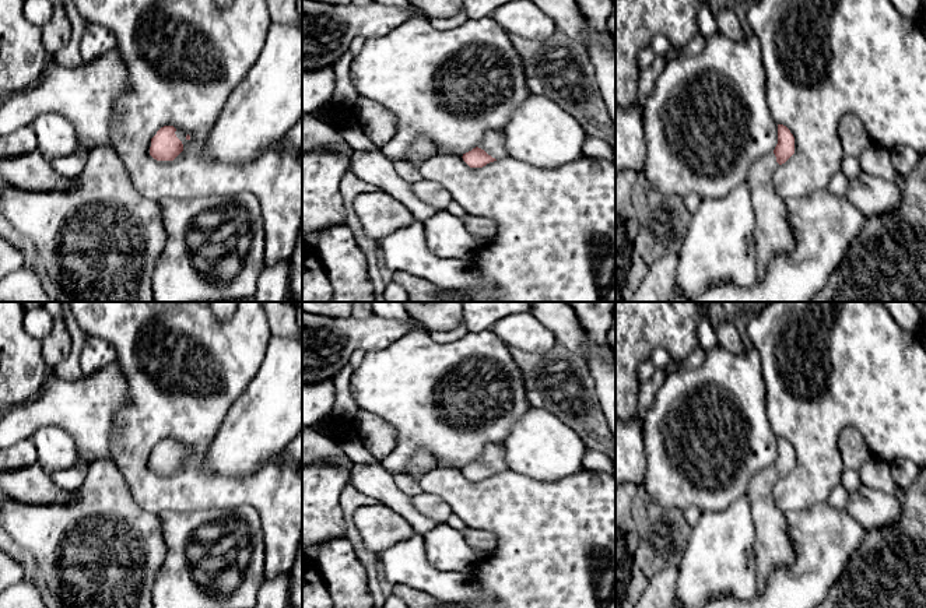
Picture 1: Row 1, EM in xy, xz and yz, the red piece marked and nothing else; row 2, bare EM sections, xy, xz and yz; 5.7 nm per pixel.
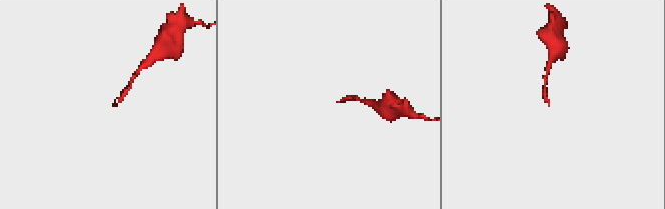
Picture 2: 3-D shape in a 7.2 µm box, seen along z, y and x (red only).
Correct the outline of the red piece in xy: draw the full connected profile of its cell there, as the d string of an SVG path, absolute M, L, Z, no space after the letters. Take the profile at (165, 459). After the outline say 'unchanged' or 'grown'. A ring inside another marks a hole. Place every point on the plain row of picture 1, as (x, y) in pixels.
M164 439L151 451L150 468L157 474L173 474L189 458L189 453L183 443Z | grown

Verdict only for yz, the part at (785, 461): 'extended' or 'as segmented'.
extended

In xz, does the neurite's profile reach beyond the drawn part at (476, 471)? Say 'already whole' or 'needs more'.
needs more

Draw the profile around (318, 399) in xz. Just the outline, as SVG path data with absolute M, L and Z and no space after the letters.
M333 379L302 384L302 426L312 428L329 417L336 401Z

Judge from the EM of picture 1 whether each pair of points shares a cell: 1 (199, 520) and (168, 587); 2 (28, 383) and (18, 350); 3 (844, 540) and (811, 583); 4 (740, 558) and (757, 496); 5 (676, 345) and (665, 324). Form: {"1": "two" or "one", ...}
{"1": "one", "2": "one", "3": "one", "4": "two", "5": "one"}

